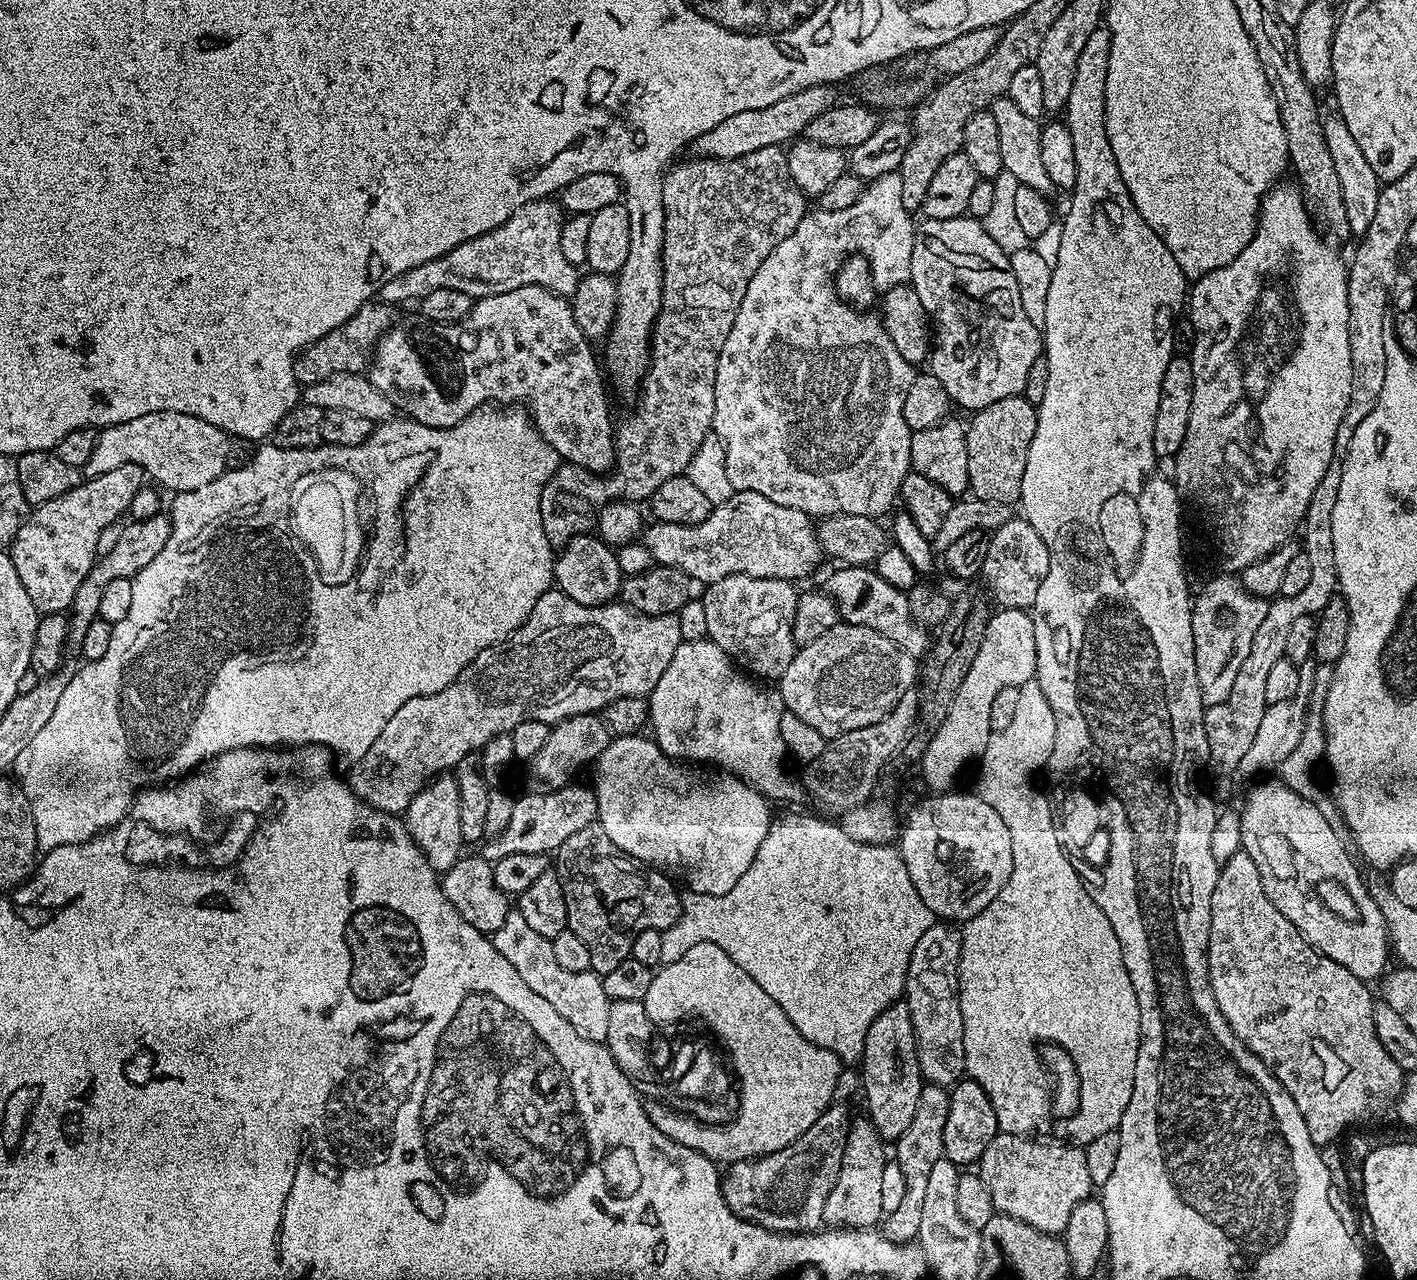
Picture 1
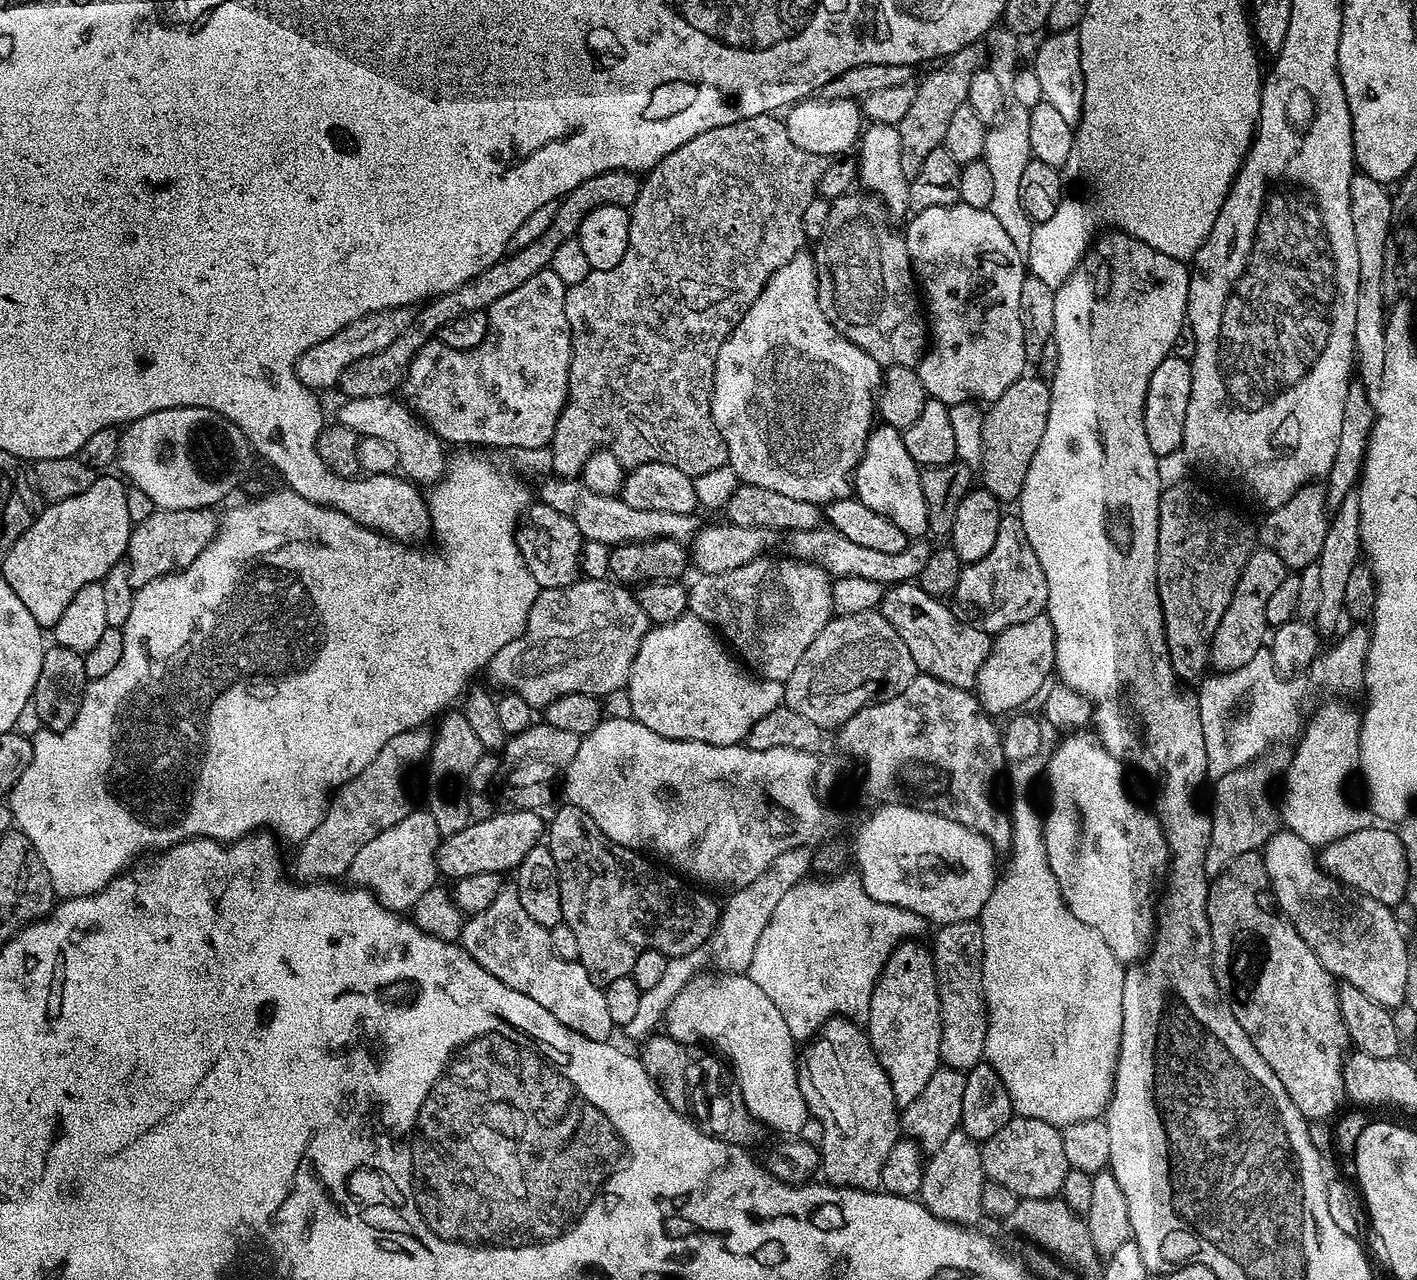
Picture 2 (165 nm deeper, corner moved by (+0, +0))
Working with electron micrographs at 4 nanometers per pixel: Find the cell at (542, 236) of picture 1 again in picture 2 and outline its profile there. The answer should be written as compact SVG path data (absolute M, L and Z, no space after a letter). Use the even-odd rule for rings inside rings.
M411 307L387 308L381 312L371 312L369 316L363 316L350 322L350 326L338 330L338 334L334 334L334 338L326 338L326 342L318 342L318 346L310 346L310 350L306 350L306 354L300 356L298 361L300 381L309 386L337 385L345 370L354 366L354 362L358 362L358 358L370 358L370 354L378 354L382 350L386 350L386 346L398 342L398 338L406 330L406 326L410 326L413 315Z

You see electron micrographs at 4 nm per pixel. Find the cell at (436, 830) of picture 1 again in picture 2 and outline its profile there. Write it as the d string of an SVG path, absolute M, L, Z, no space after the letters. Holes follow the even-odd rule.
M413 810L406 814L400 822L394 822L390 830L382 830L378 838L373 838L358 850L352 865L348 867L346 876L355 887L366 888L376 895L376 901L386 906L391 912L407 913L416 905L418 898L426 894L426 890L437 887L438 873L436 871L436 851L441 842L438 826L434 826L434 818L427 810Z

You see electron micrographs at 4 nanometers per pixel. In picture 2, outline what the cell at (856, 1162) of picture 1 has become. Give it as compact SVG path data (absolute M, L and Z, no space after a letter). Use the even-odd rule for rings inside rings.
M835 1016L820 1027L819 1032L807 1041L805 1048L808 1049L805 1052L803 1049L796 1061L796 1073L811 1119L820 1120L818 1151L823 1179L835 1188L857 1188L863 1192L879 1189L882 1166L891 1148L902 1136L901 1109L896 1107L894 1090L890 1090L890 1078L886 1078L886 1070L882 1070L882 1064L870 1046L867 1031L857 1021Z

